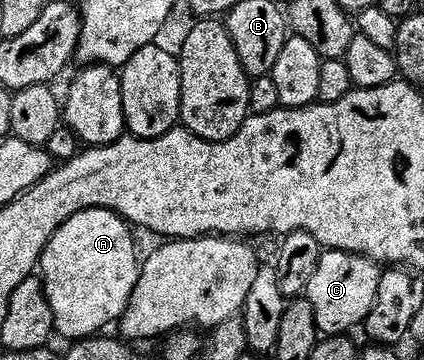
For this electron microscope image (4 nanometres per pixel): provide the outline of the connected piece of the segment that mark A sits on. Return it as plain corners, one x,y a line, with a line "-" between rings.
90,209
73,215
53,235
53,239
45,247
41,262
43,285
47,288
53,311
58,336
70,339
86,339
102,334
106,325
114,326
127,310
129,299
139,283
141,256
135,246
132,226
124,221
118,213
108,209

